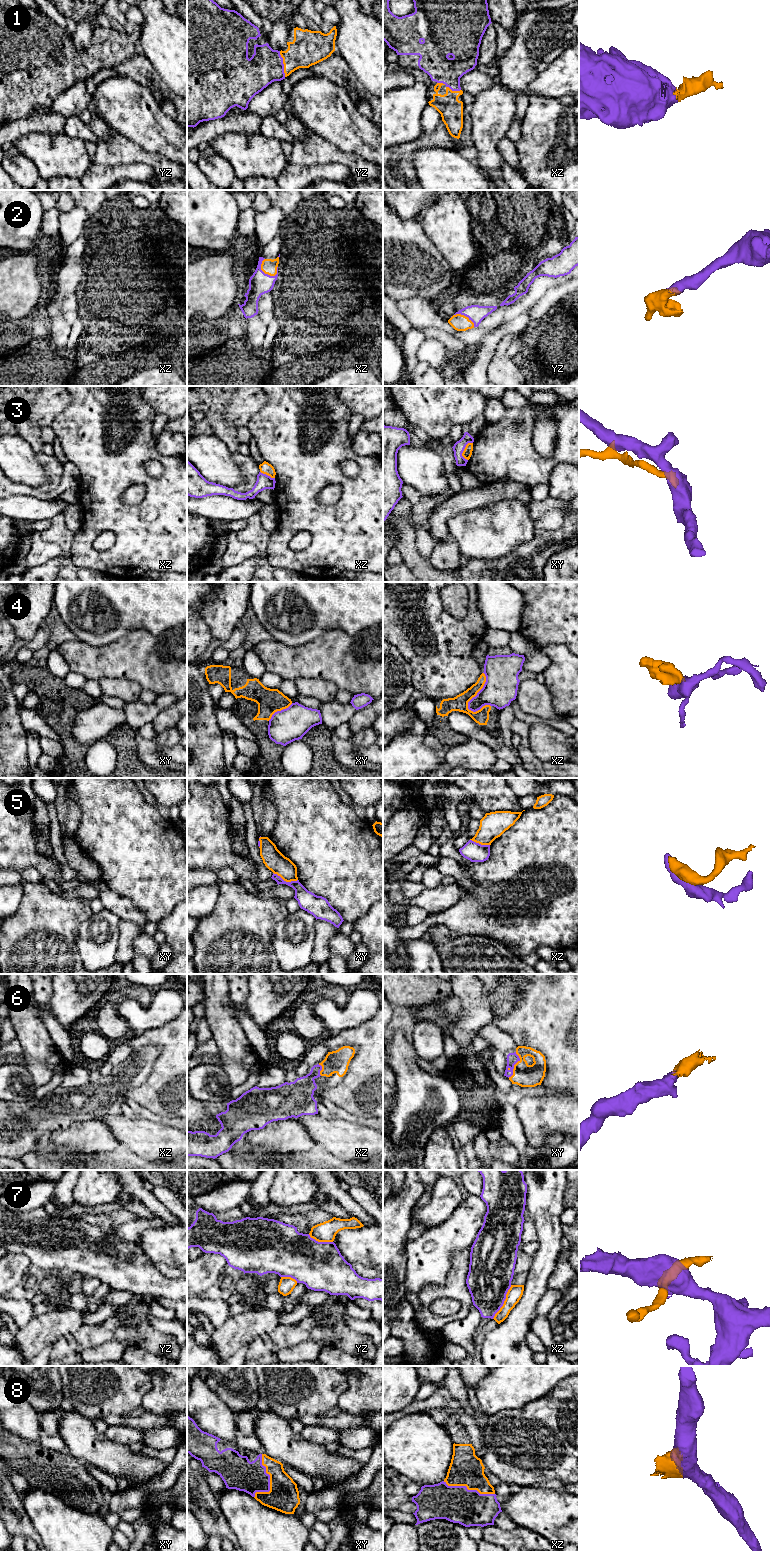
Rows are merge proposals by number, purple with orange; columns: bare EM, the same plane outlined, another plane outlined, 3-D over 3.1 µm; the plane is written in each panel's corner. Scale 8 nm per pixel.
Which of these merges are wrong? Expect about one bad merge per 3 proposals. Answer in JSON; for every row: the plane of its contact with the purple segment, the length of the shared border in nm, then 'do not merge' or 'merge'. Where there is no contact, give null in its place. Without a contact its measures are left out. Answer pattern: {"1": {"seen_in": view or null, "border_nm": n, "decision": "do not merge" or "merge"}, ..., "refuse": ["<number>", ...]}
{"1": {"seen_in": "yz", "border_nm": 220, "decision": "merge"}, "2": {"seen_in": "xz", "border_nm": 170, "decision": "merge"}, "3": {"seen_in": "xy", "border_nm": 160, "decision": "merge"}, "4": {"seen_in": "xz", "border_nm": 340, "decision": "do not merge"}, "5": {"seen_in": "xy", "border_nm": 220, "decision": "do not merge"}, "6": {"seen_in": "xy", "border_nm": 220, "decision": "merge"}, "7": {"seen_in": "xz", "border_nm": 320, "decision": "do not merge"}, "8": {"seen_in": "xy", "border_nm": 360, "decision": "merge"}, "refuse": ["4", "5", "7"]}

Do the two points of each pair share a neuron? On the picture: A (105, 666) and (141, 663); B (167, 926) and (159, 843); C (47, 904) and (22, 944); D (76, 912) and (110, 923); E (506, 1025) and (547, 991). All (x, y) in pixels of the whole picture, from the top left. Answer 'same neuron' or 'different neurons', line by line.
A: same neuron
B: different neurons
C: same neuron
D: different neurons
E: same neuron

